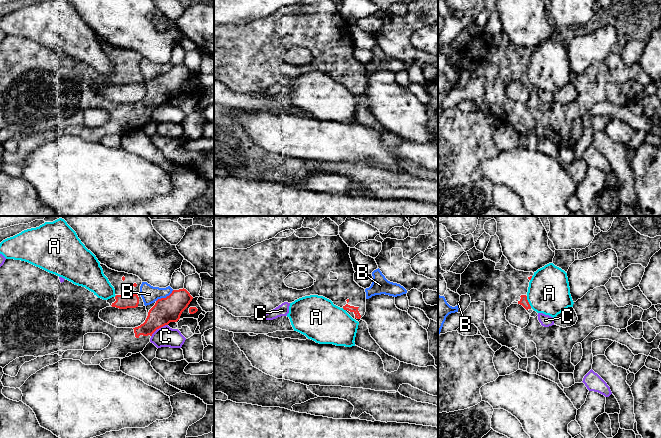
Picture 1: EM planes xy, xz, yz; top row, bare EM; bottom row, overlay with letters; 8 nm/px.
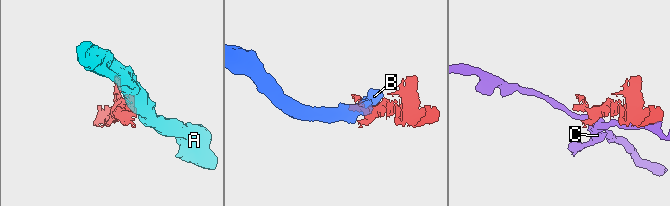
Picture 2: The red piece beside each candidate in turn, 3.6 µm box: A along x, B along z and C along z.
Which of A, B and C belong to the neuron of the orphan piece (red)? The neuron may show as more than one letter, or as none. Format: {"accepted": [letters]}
{"accepted": []}

